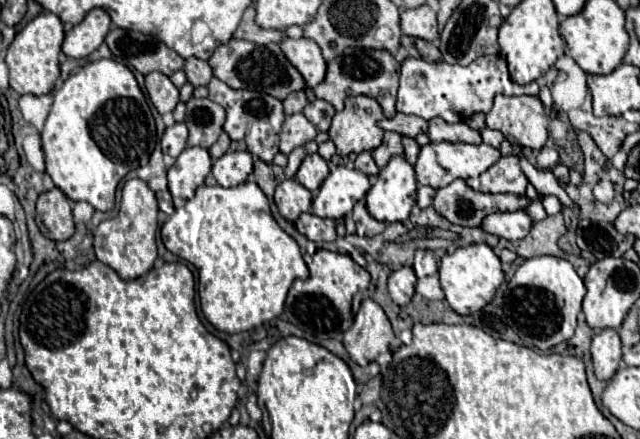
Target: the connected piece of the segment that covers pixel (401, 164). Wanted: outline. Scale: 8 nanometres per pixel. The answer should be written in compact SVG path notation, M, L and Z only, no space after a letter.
M393 157L389 165L379 171L375 185L367 193L367 211L379 221L393 223L393 221L405 221L415 203L417 203L417 181L413 165L407 163L405 157Z

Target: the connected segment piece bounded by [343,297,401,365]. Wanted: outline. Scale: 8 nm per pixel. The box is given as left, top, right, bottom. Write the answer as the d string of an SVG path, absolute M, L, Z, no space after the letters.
M367 297L363 299L351 329L343 335L343 345L357 365L367 365L381 353L395 351L401 341L395 337L385 311Z

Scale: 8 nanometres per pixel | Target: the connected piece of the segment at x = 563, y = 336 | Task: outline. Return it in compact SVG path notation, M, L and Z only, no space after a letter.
M543 255L527 259L515 271L513 279L507 285L505 303L511 309L511 317L519 337L527 345L547 351L573 337L583 297L585 297L585 285L583 279L573 269L573 265L565 259Z

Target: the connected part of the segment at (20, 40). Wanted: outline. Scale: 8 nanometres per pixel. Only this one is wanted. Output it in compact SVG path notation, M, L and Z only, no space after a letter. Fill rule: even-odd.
M41 13L33 21L29 21L13 39L7 49L7 65L9 65L9 85L21 95L45 95L51 93L59 81L59 53L63 43L63 23L57 15Z

